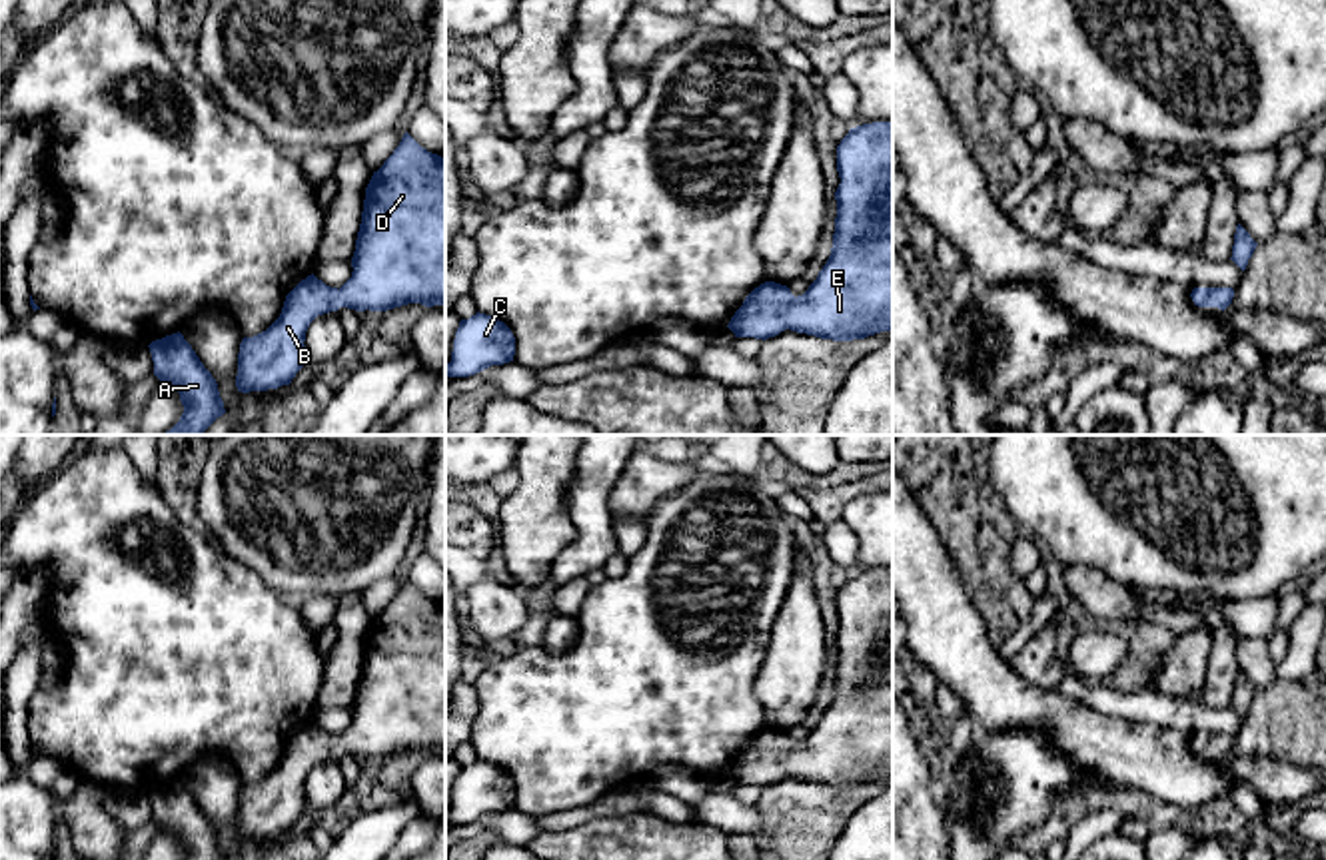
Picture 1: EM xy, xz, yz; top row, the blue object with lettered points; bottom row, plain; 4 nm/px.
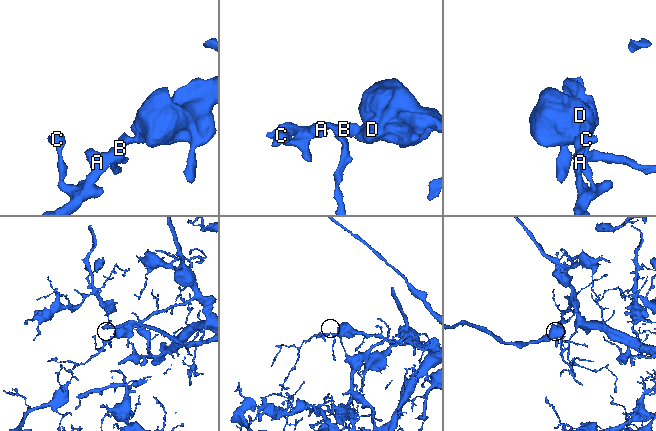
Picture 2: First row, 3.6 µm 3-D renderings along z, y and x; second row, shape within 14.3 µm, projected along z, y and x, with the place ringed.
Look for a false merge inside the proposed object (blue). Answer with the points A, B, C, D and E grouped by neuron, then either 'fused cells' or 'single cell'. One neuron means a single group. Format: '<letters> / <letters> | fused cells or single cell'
A B C D E | single cell

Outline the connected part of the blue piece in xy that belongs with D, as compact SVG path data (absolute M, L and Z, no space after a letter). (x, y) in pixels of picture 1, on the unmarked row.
M407 579L365 635L351 714L351 724L339 736L308 722L286 742L280 764L266 778L242 786L238 838L290 832L308 810L306 778L318 762L339 754L387 758L407 750L445 752L445 607L421 595Z

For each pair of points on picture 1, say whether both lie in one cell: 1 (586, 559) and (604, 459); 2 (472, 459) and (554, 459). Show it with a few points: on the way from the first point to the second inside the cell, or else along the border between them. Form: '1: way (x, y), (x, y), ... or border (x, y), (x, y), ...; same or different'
1: way (592, 535), (594, 483); same
2: border (518, 455), (512, 467); different

